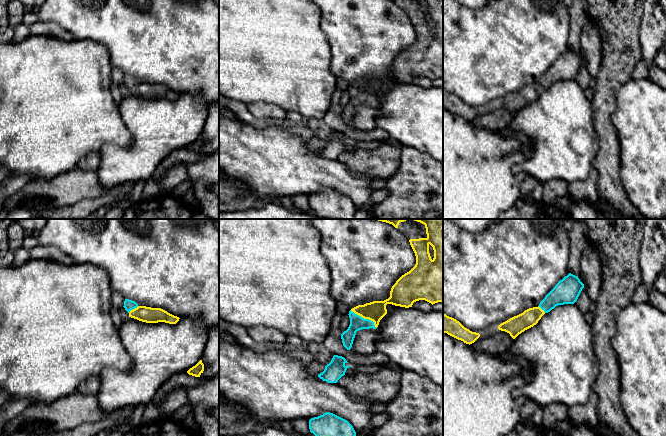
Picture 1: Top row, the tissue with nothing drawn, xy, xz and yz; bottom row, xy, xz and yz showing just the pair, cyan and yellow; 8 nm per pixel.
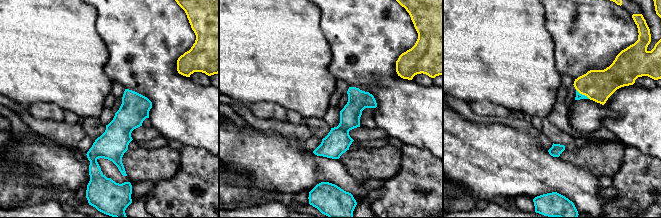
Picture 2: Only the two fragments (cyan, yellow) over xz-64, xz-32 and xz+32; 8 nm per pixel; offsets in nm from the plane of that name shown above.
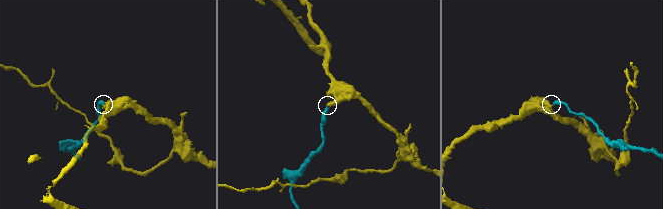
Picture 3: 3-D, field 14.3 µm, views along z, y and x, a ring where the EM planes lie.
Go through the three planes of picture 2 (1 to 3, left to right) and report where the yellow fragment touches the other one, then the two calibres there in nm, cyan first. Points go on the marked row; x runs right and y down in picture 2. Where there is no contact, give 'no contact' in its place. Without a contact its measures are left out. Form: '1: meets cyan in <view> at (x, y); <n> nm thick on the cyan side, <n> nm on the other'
1: no contact
2: no contact
3: meets cyan in xz+32 at (583, 95); 50 nm thick on the cyan side, 260 nm on the other

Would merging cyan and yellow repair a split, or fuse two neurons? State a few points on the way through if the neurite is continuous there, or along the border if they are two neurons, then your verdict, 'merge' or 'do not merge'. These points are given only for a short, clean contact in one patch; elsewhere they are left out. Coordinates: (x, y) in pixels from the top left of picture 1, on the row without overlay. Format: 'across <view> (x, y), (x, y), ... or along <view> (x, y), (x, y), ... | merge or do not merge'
across xz (357, 99), (363, 94), (375, 87) | merge

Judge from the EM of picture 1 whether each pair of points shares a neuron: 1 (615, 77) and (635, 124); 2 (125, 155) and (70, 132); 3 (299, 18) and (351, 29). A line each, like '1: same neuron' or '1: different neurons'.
1: different neurons
2: different neurons
3: different neurons

